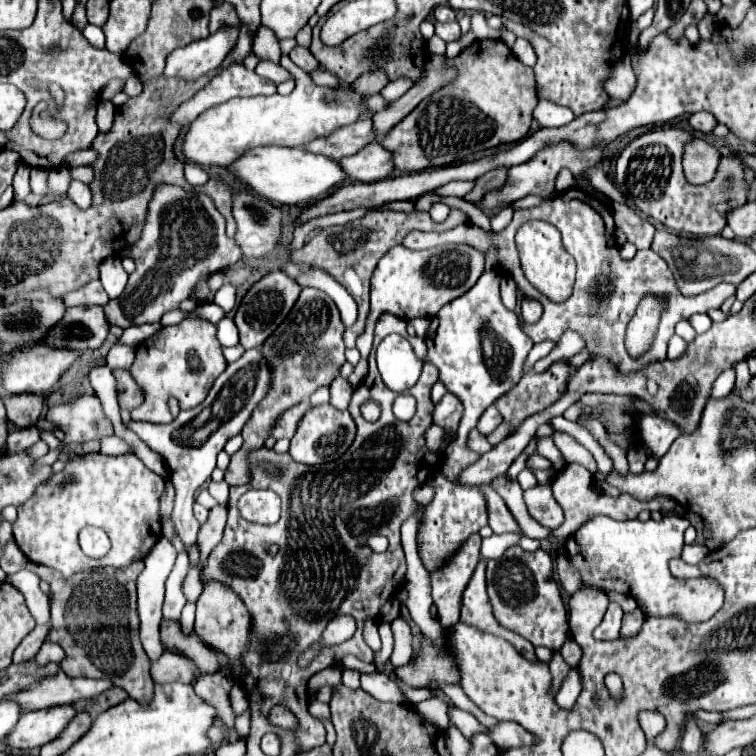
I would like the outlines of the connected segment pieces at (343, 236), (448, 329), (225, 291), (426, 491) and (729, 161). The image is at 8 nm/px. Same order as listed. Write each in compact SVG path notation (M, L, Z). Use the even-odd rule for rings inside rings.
M376 210L376 212L368 212L364 218L348 222L344 226L330 226L326 230L320 230L308 244L304 244L300 250L290 252L288 260L298 264L298 266L314 266L320 268L324 272L328 272L330 276L334 276L358 302L358 320L354 326L346 328L344 332L344 342L346 348L354 348L356 338L364 332L364 324L366 324L366 316L370 310L370 278L372 272L378 264L378 260L394 246L402 244L404 236L412 230L420 230L420 232L444 232L448 228L454 228L456 224L464 222L464 212L452 212L448 216L446 222L442 224L432 224L432 218L428 212L412 212L412 214L404 214L404 212L394 212L394 210Z
M496 270L484 272L474 288L440 308L436 318L432 318L432 328L428 334L426 360L438 368L438 380L464 406L456 444L446 448L442 464L442 472L452 482L456 482L458 474L466 466L480 458L480 454L466 448L468 432L476 426L478 418L488 406L516 386L516 382L522 378L522 364L534 346L534 342L522 332L516 312L508 310L500 300L500 278L502 276Z
M224 284L218 292L216 292L216 298L214 298L214 304L218 304L220 308L224 308L226 312L230 312L236 304L236 288L232 284Z
M422 484L422 486L418 486L418 488L414 490L414 500L416 500L418 504L426 506L426 504L432 500L432 488L430 488L428 484Z
M678 128L646 132L644 136L632 140L622 150L622 154L616 160L616 182L618 182L618 190L626 196L626 200L634 202L634 206L642 214L646 214L654 222L670 228L672 232L694 234L694 236L714 236L714 234L720 234L722 228L726 226L726 214L732 212L732 210L736 210L736 208L740 208L740 206L744 206L746 200L748 200L748 190L750 188L746 184L746 178L742 182L738 182L738 178L746 174L746 172L742 172L744 170L744 162L735 153L732 157L721 156L714 180L710 184L692 186L690 182L684 180L684 172L682 172L682 166L680 166L680 156L682 156L682 148L684 148L686 140L690 140L690 134L684 132L684 130L678 130Z

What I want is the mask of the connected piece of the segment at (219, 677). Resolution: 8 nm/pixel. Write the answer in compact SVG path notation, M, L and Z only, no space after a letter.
M216 672L212 676L200 676L198 682L194 684L194 692L206 700L210 706L216 708L218 718L224 722L228 732L234 730L234 712L230 706L230 688L232 688L232 678L226 672Z

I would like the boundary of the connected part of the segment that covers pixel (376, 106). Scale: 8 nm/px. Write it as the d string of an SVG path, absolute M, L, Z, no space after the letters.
M282 54L280 66L284 66L296 78L294 92L290 96L274 94L274 96L254 96L254 98L232 98L224 104L208 108L190 124L184 136L182 152L188 162L198 164L202 168L228 166L232 160L236 160L236 156L240 156L240 152L248 152L258 146L300 148L320 136L332 134L336 128L356 122L360 114L368 108L380 112L388 106L380 94L362 102L362 98L354 94L350 86L342 86L342 88L316 86L312 78L288 58L288 54Z

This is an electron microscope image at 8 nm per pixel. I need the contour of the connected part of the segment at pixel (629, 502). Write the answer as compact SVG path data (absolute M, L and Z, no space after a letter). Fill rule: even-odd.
M566 464L564 470L556 472L556 476L552 480L552 494L554 494L556 502L562 506L564 513L564 522L553 531L552 538L550 538L550 542L556 551L558 551L558 540L568 538L586 520L590 520L596 514L606 514L606 516L610 516L610 518L615 520L629 520L635 519L642 510L650 510L650 512L658 510L658 512L668 514L676 506L676 502L668 500L666 496L658 496L656 500L650 500L650 502L640 502L640 500L632 498L627 493L621 494L620 498L612 498L612 496L604 494L604 492L596 492L596 490L592 490L592 474L584 466L580 466L580 464Z

